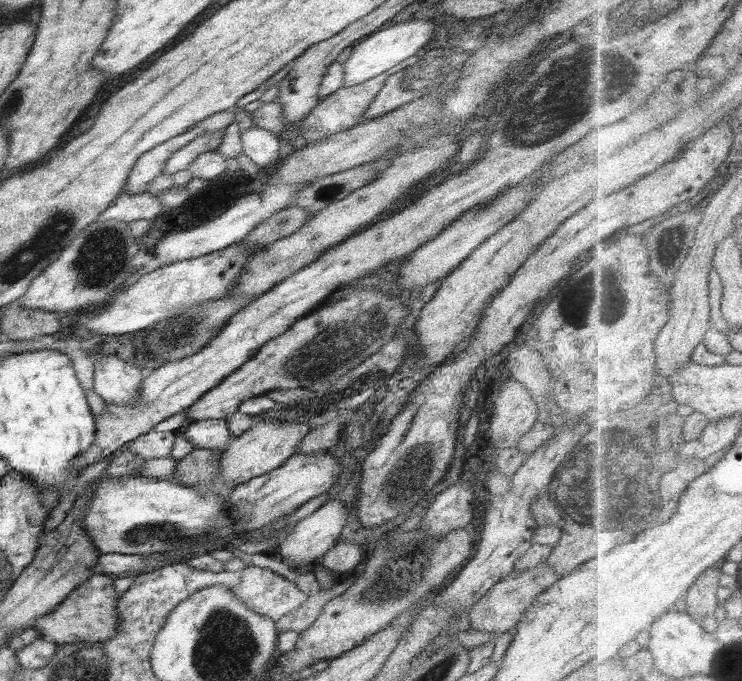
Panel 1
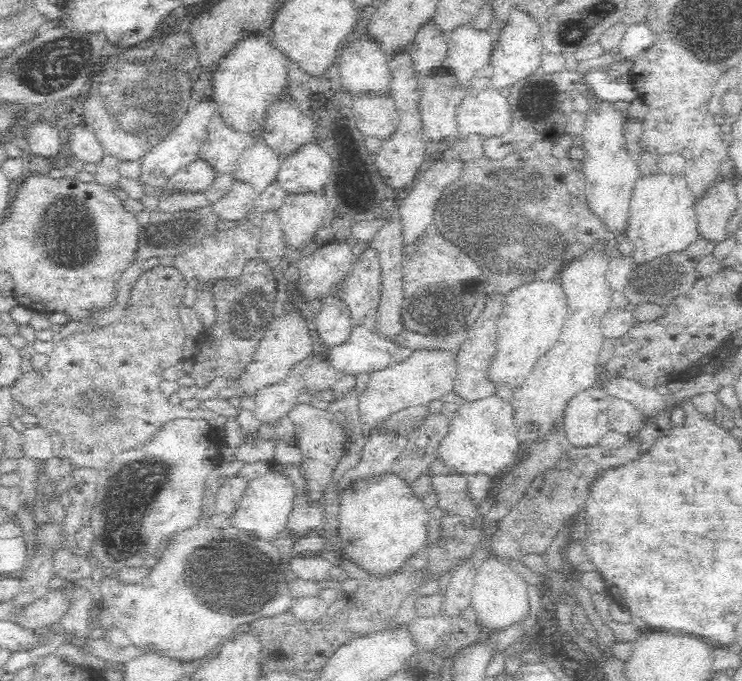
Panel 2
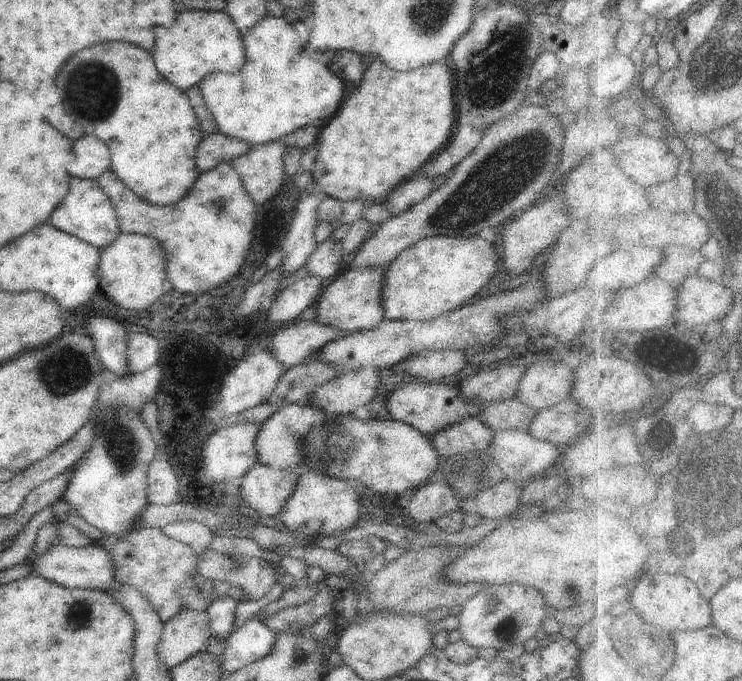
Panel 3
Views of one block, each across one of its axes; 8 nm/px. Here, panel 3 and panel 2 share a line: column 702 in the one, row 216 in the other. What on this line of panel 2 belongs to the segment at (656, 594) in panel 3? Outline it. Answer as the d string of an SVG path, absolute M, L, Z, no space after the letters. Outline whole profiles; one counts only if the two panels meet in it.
M602 102L596 114L587 114L584 134L584 176L586 176L586 206L600 220L604 232L624 234L628 228L628 208L634 184L640 176L636 164L626 154L625 138L622 138L624 114L616 114L608 102Z

